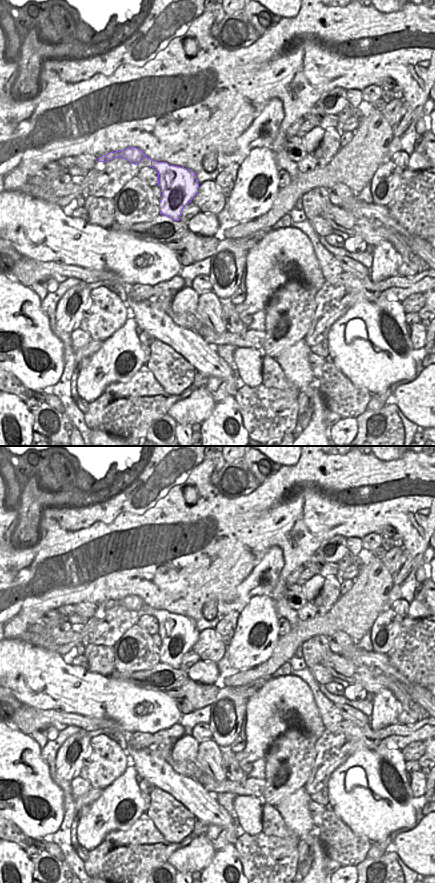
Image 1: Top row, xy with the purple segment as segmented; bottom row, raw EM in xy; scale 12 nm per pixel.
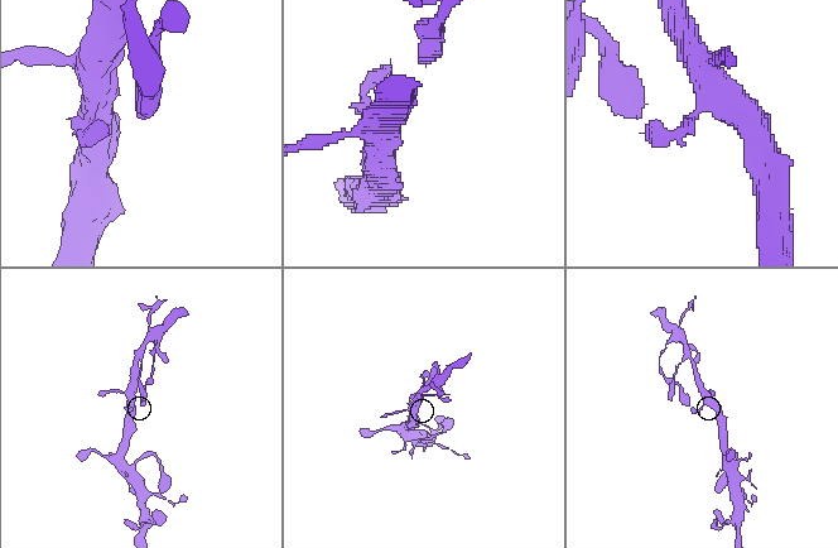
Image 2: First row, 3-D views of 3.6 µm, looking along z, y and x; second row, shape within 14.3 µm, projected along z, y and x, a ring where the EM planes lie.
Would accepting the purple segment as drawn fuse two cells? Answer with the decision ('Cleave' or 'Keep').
Keep.

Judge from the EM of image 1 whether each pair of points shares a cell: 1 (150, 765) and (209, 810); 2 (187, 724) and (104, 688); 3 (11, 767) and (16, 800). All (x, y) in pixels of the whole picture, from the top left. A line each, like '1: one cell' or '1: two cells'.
1: one cell
2: two cells
3: one cell

